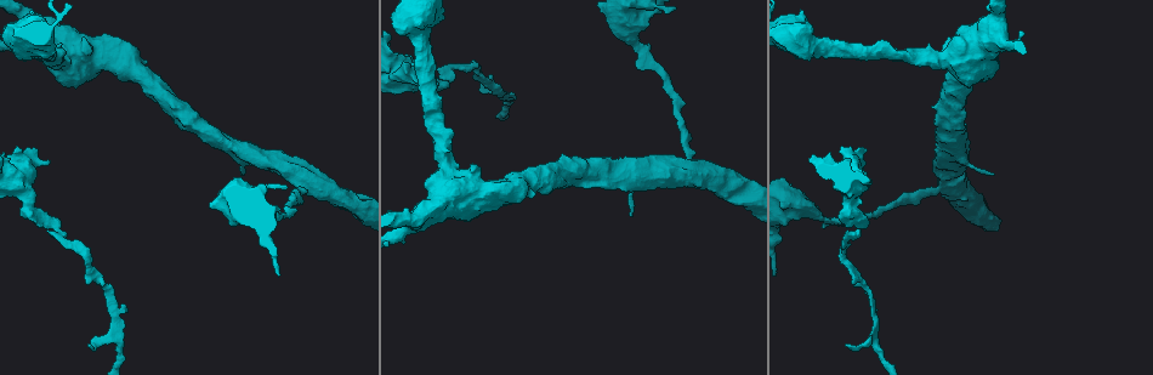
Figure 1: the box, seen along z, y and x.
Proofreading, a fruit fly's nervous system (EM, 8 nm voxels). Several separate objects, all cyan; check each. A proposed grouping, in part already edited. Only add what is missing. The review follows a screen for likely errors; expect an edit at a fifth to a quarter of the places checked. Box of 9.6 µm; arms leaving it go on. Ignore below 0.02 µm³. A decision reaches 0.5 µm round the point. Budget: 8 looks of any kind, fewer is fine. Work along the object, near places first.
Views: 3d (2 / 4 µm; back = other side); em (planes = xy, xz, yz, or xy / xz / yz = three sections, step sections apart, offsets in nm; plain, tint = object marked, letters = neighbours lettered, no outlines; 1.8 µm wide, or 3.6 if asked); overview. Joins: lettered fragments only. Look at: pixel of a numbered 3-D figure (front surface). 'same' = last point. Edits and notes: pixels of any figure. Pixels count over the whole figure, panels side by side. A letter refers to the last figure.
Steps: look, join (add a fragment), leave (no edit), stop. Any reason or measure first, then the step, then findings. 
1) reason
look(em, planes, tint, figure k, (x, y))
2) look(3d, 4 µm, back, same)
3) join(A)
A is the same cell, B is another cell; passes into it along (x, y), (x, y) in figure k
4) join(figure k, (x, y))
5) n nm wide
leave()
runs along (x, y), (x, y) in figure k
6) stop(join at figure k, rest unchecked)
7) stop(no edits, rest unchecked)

an open end
look(3d, 2 µm, figure 1, (46, 160))

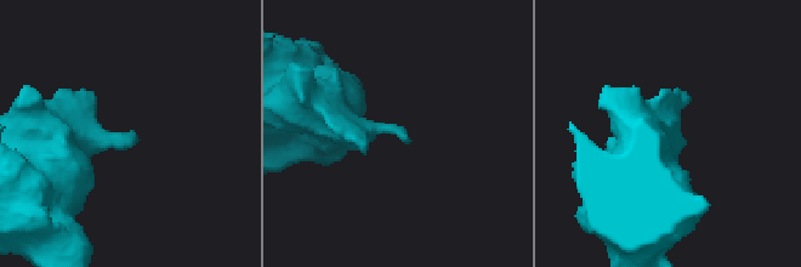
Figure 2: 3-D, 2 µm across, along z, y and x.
shape alone is not enough
look(em, planes, tint, figure 2, (134, 133))

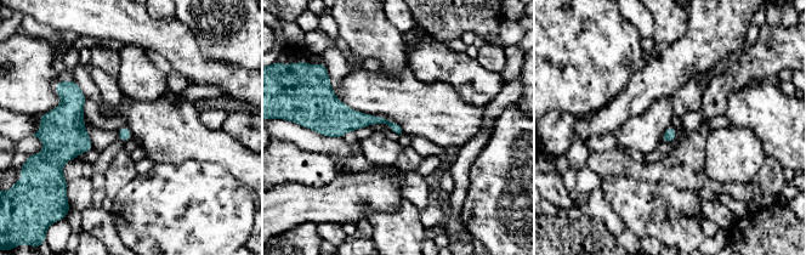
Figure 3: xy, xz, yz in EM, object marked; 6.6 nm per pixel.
look(em, planes, letters, same)

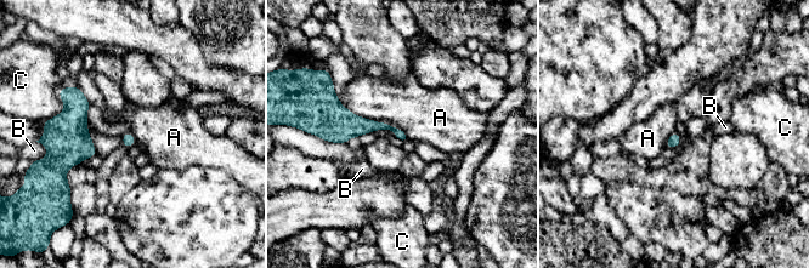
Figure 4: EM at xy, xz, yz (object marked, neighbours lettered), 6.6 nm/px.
leave()
A, B and C are other cells; border along (339, 102), (397, 126), (406, 137) in figure 4; no lettered fragment goes on from it

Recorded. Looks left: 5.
sudden change in width
look(em, yz, step 4, tint, figure 1, (53, 228))

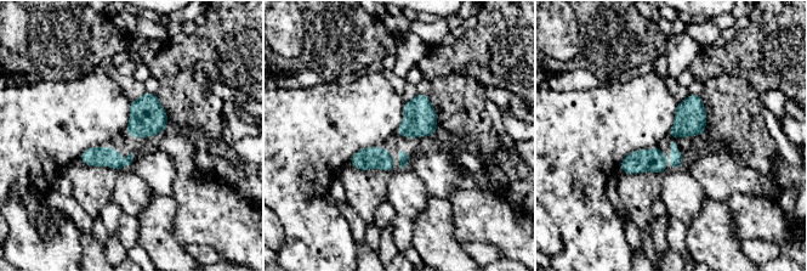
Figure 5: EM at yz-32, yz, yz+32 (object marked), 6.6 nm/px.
look(em, planes, tint, same)

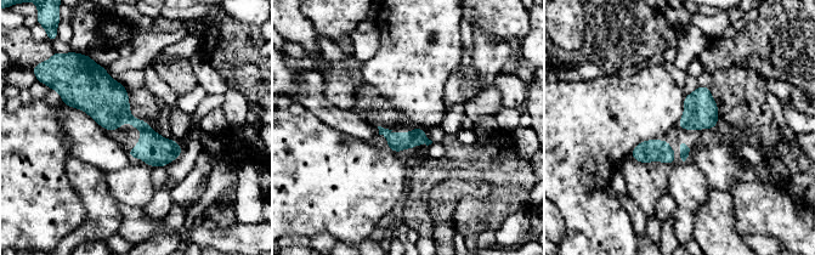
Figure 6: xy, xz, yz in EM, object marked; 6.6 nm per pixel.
look(em, planes, letters, same)

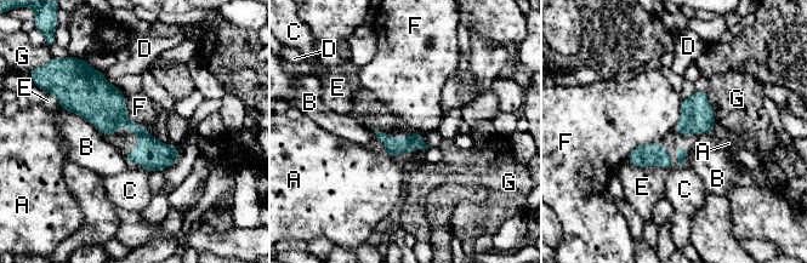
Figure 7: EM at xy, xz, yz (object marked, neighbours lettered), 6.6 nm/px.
leave()
A, B, C, D, E, F and G are other cells; border along (124, 96), (128, 118), (152, 136) in figure 7; none of them fits

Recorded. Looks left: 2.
thin end
look(3d, 4 µm, figure 1, (675, 7))

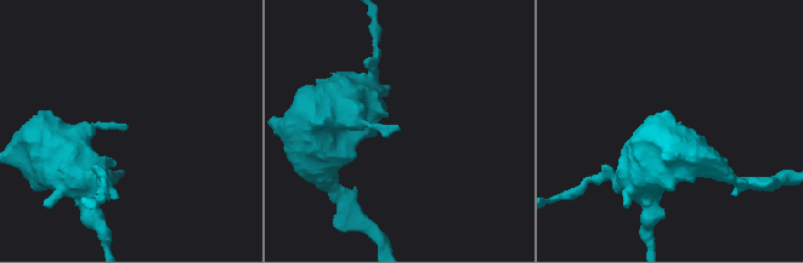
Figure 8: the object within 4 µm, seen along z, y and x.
look(em, planes, letters, figure 8, (128, 125))

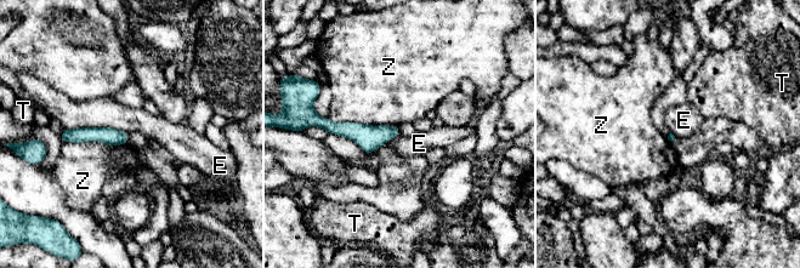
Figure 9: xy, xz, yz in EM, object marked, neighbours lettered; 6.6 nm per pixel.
leave()
E, T and Z are other cells; border along (64, 127), (115, 127), (128, 134) in figure 9; no lettered fragment goes on from it

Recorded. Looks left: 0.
stop(no edits, rest unchecked)

